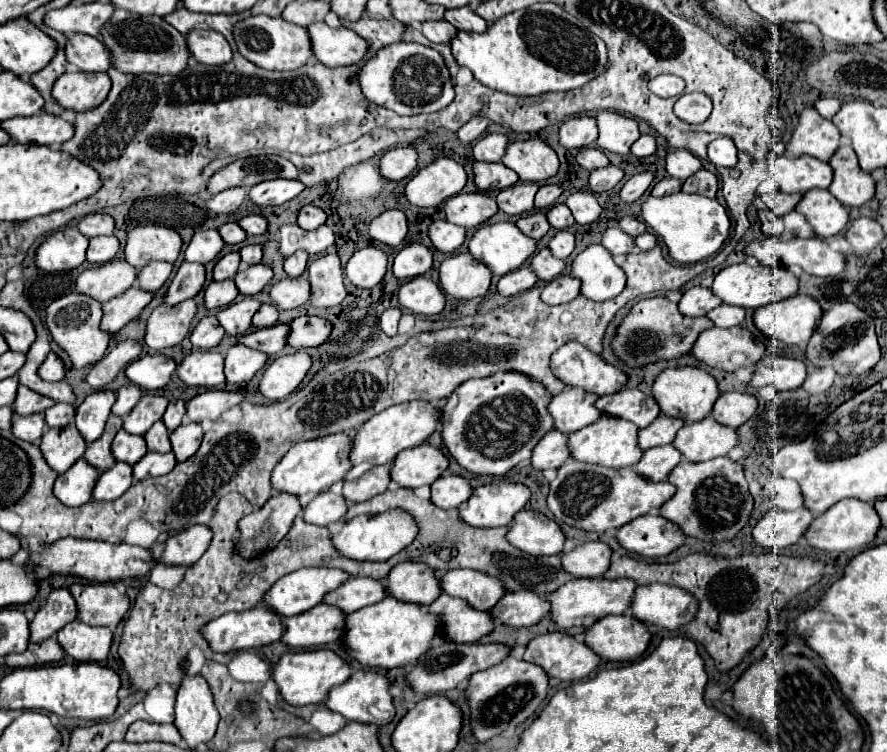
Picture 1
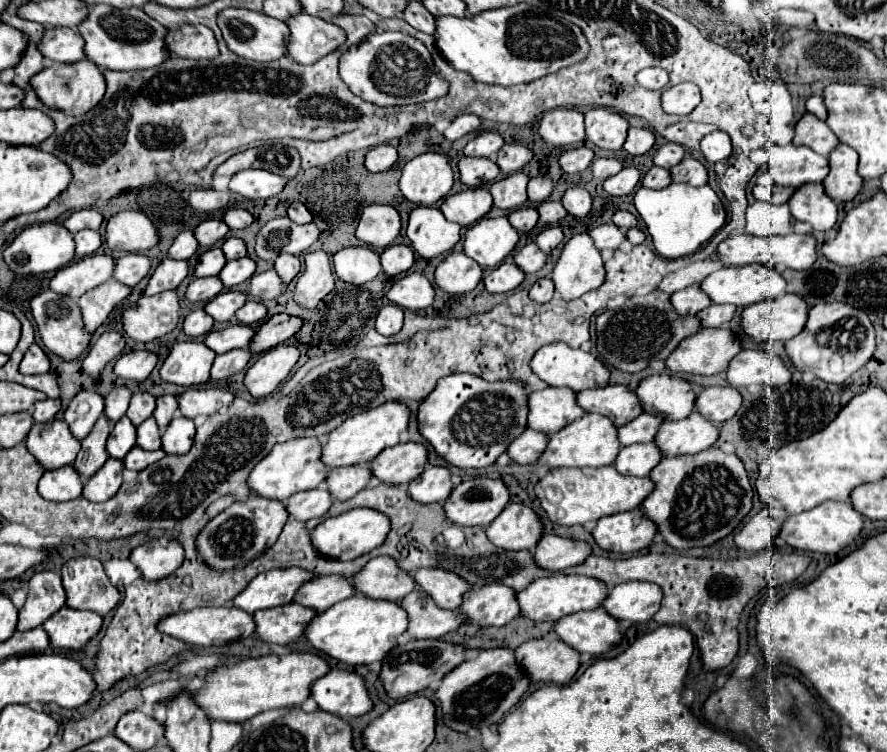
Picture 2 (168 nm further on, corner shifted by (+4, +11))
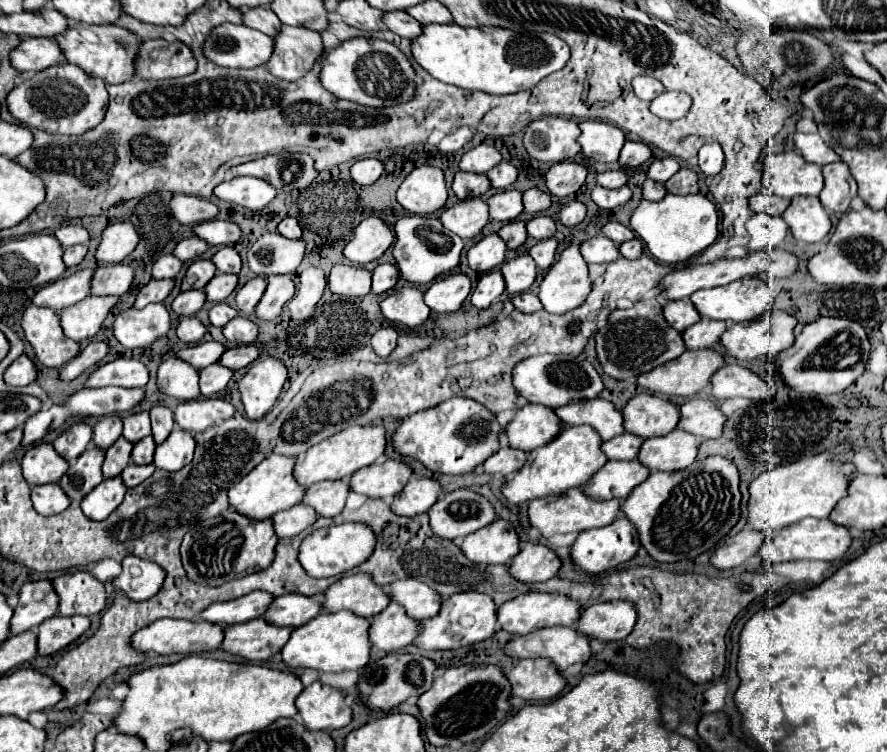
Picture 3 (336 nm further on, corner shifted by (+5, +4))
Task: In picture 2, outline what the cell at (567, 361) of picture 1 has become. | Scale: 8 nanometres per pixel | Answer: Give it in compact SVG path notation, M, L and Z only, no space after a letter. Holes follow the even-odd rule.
M551 343L541 347L533 355L529 367L533 367L533 373L537 373L537 377L541 377L541 381L545 381L549 387L567 387L575 393L583 389L605 387L609 383L609 369L597 357L581 349L571 349L569 345L563 345L563 343Z

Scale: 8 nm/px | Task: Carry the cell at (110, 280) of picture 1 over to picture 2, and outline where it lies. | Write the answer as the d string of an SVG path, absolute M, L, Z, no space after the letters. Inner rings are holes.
M109 255L85 257L73 265L59 269L49 283L49 289L79 299L89 289L95 289L97 285L105 283L113 273L113 265L115 261Z

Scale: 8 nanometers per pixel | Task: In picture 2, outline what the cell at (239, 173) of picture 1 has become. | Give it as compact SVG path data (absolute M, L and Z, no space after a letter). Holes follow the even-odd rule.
M261 145L247 149L229 157L223 165L217 167L217 175L235 175L243 169L265 169L287 179L293 179L299 173L301 155L297 149L283 147L283 145Z

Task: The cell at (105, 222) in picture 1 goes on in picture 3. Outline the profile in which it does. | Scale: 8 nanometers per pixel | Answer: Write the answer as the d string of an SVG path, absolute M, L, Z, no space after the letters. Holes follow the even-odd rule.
M66 224L66 226L60 226L54 232L54 236L60 240L60 244L64 248L74 246L74 244L88 244L88 240L90 240L90 234L88 234L88 230L82 224Z

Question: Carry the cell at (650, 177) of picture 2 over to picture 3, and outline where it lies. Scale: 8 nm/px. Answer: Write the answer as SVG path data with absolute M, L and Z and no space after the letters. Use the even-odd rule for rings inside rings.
M646 180L644 186L642 186L642 194L644 194L644 198L648 198L648 200L662 200L662 196L666 196L666 188L664 188L664 184L660 184L660 182Z

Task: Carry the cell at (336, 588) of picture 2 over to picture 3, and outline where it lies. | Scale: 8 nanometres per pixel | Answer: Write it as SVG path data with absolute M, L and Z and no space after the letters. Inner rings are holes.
M292 592L278 596L272 602L272 608L268 608L268 612L264 614L264 618L278 626L302 626L320 612L322 612L322 602L318 598Z

